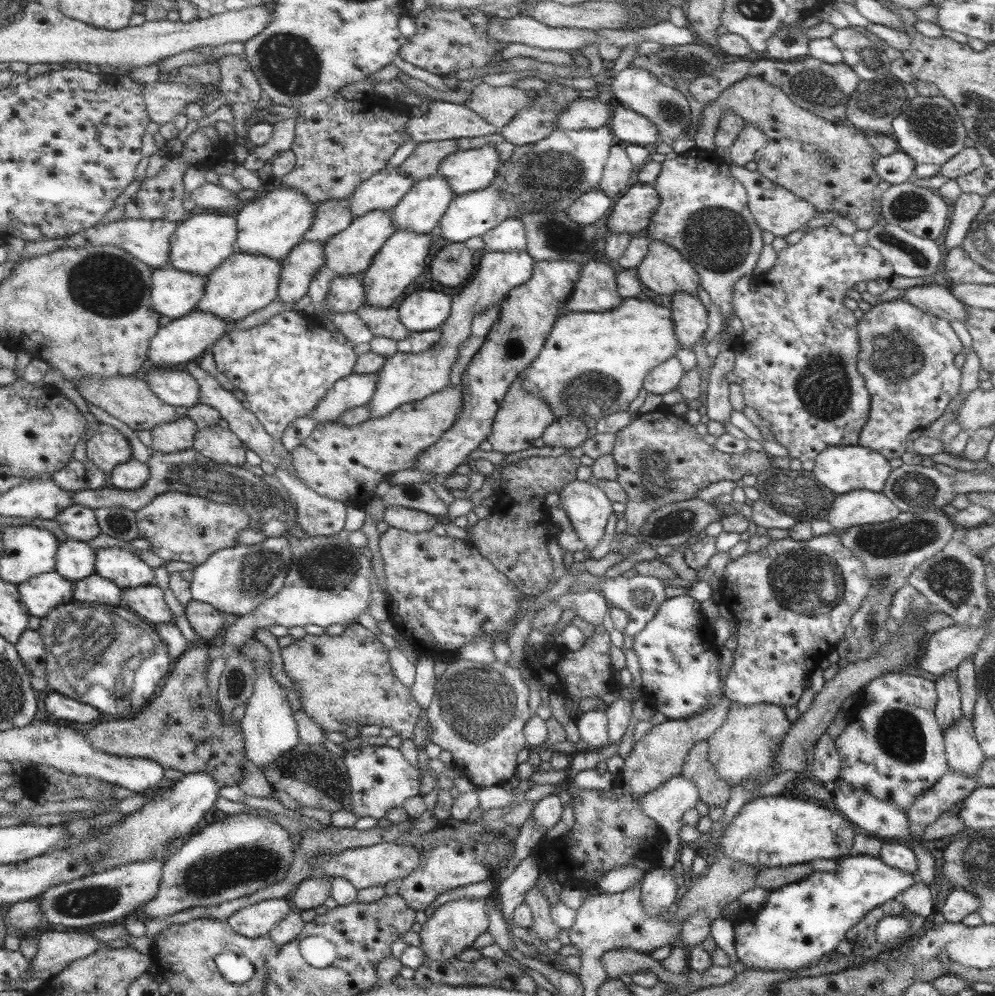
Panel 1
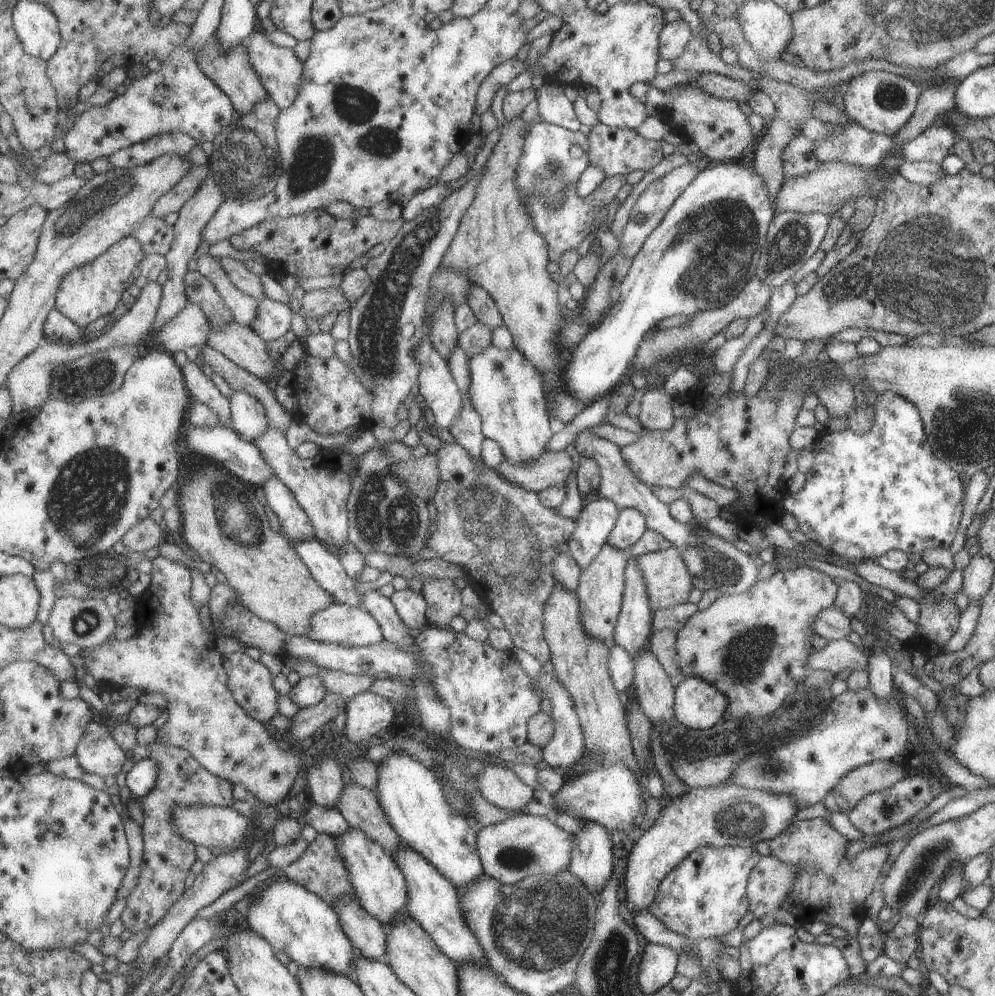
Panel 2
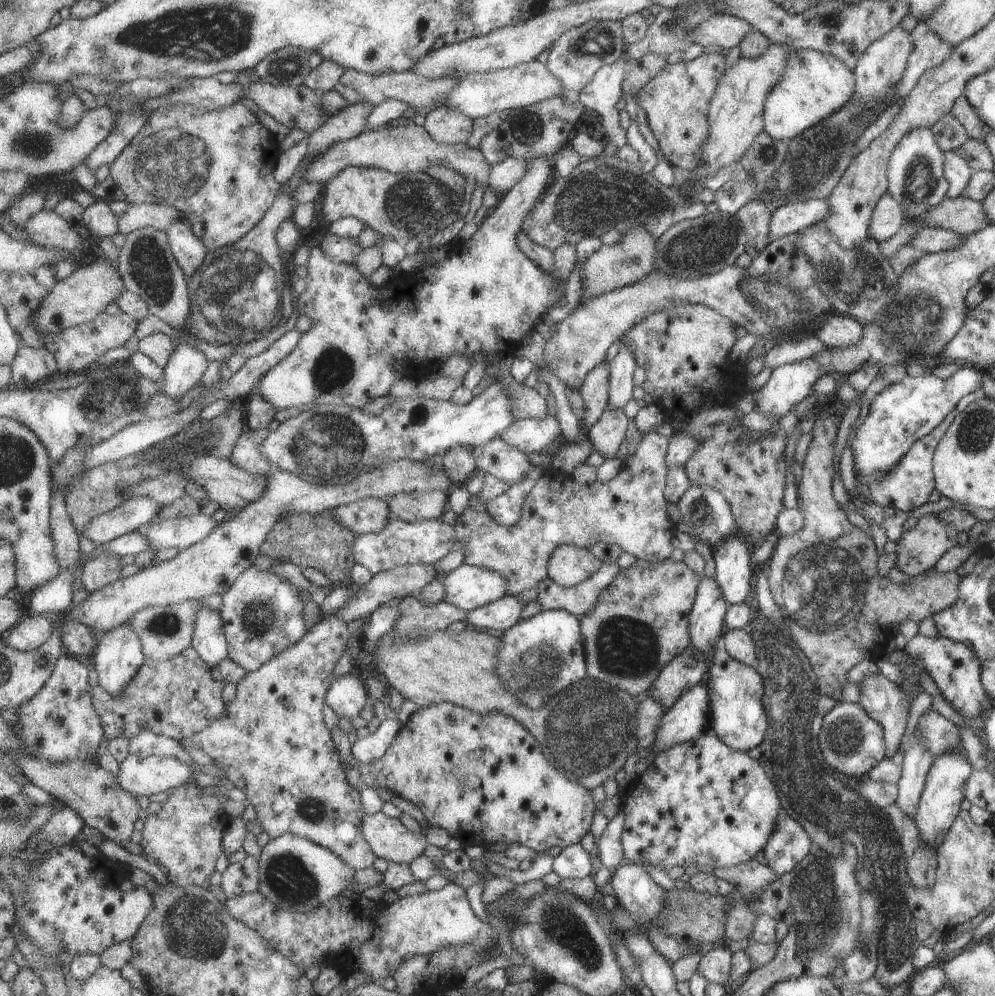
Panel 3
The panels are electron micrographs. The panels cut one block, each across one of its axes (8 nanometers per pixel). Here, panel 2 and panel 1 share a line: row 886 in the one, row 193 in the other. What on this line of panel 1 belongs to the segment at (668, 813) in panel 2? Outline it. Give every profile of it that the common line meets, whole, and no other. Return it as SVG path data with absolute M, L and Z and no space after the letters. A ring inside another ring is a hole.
M647 183L632 186L624 198L620 198L612 214L608 216L608 234L636 234L651 225L651 219L662 205L659 191Z

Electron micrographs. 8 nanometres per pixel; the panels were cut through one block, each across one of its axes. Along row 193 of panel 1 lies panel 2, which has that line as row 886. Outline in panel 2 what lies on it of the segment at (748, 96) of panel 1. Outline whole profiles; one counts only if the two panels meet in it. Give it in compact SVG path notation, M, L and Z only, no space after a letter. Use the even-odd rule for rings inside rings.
M812 818L794 822L782 835L769 842L769 848L771 856L795 869L795 883L780 908L796 917L802 926L817 920L846 930L848 935L844 940L848 941L848 946L842 953L851 976L860 977L866 973L866 962L860 952L858 926L866 916L866 898L872 892L874 882L881 878L882 868L888 862L888 846L884 844L866 848L849 861L849 843L827 819Z

